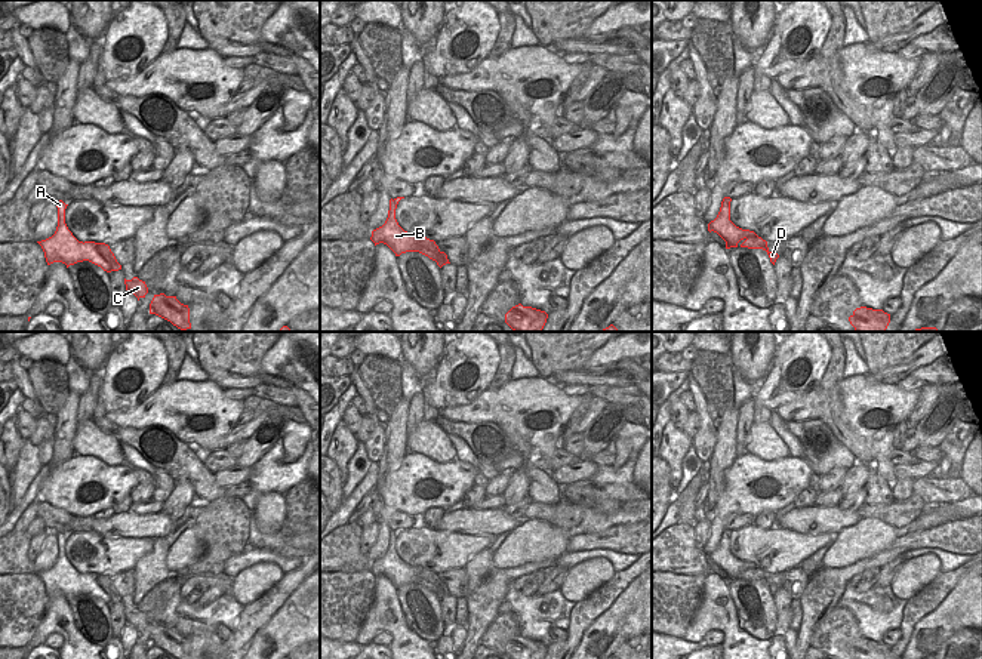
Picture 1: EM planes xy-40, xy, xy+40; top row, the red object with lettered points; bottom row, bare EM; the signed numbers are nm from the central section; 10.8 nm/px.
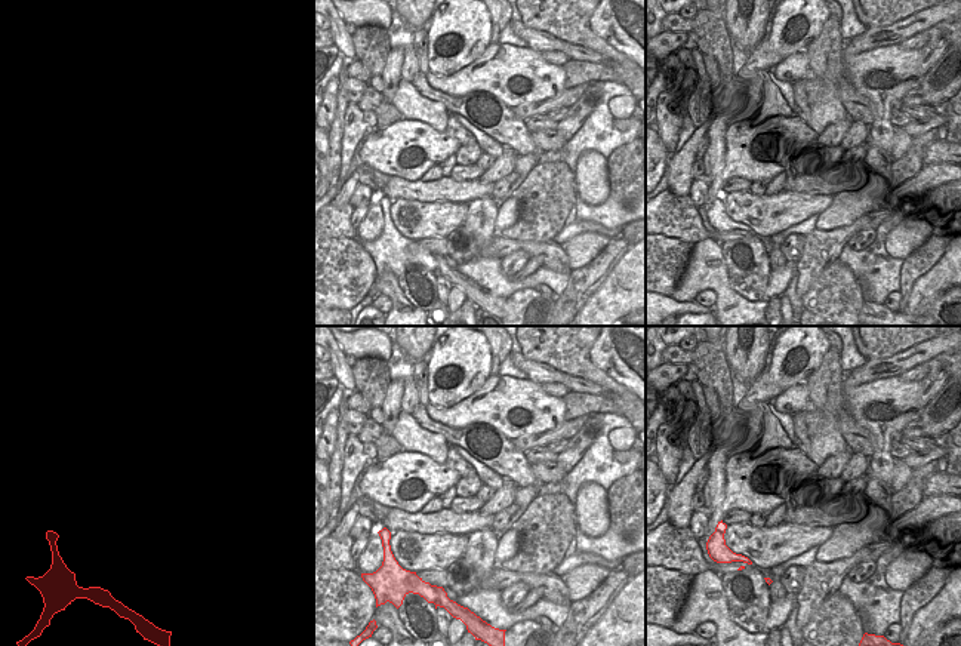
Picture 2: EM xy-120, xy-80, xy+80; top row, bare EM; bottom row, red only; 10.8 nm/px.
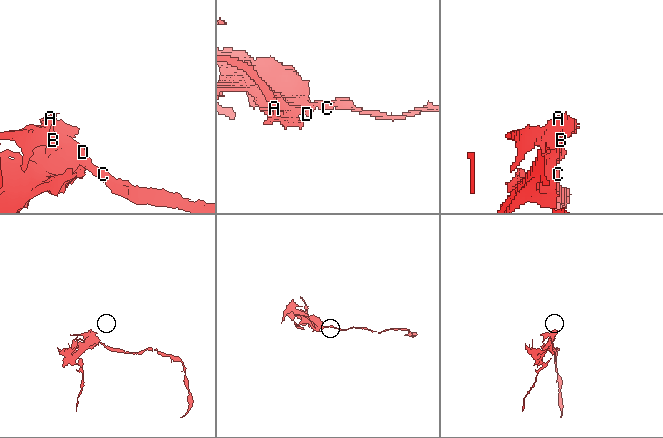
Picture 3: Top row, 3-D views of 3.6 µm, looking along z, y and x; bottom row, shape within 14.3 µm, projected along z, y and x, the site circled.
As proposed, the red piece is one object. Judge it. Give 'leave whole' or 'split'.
split

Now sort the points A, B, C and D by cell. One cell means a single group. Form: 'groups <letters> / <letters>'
groups A B / C D

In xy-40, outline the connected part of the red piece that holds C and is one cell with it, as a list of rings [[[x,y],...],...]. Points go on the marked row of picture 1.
[[[133,277],[132,280],[124,278],[124,284],[126,290],[133,293],[138,298],[138,301],[141,298],[145,298],[145,295],[148,293],[145,281],[139,280],[138,277]]]

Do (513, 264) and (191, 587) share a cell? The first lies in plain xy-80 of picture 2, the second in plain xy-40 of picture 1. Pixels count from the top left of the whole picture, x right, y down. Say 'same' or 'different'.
same

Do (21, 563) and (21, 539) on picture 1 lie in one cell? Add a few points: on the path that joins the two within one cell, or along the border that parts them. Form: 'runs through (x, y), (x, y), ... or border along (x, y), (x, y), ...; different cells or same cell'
runs through (21, 557), (21, 545); same cell

